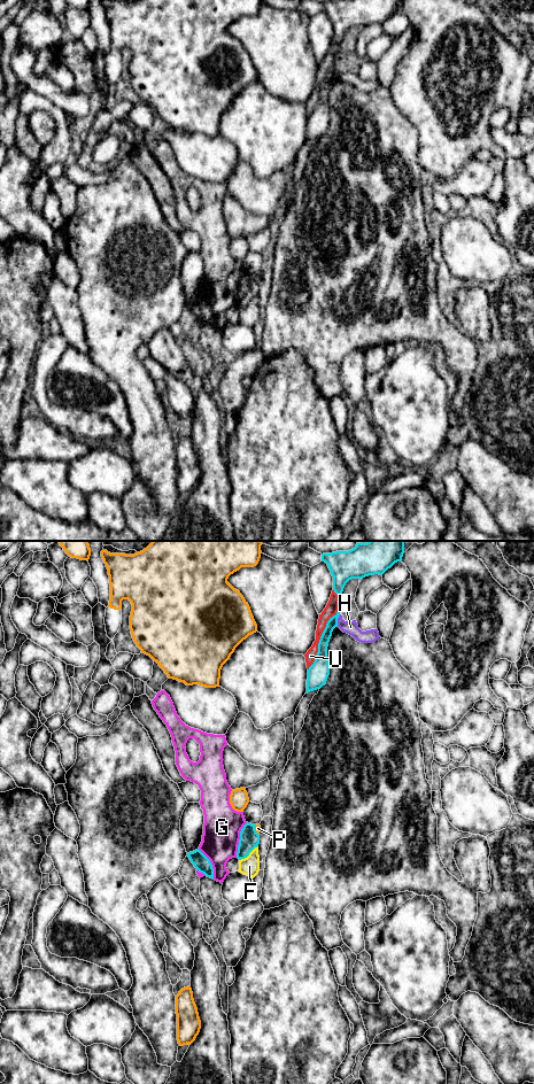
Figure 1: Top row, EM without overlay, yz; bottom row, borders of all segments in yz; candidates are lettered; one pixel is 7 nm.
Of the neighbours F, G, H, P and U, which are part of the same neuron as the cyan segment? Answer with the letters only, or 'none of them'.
none of them

